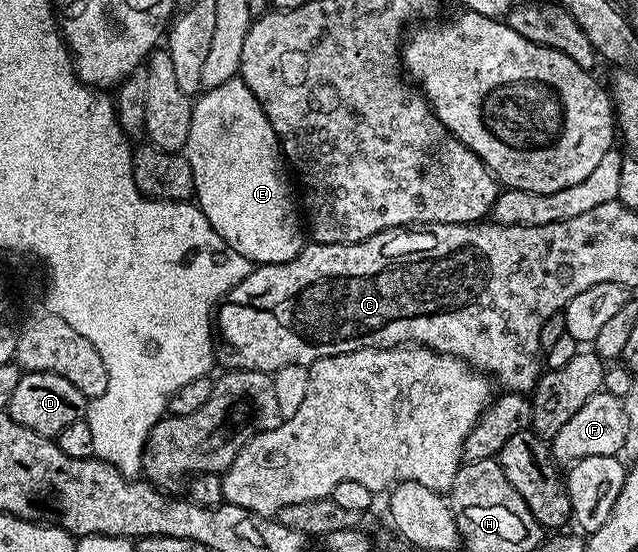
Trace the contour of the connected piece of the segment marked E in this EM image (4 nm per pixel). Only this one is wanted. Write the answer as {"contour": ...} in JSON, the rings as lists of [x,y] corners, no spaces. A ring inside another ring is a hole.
{"contour":[[[240,77],[226,80],[213,90],[204,90],[193,101],[190,136],[186,136],[182,153],[194,172],[195,205],[200,207],[206,220],[210,220],[214,232],[218,232],[218,236],[222,236],[222,240],[226,240],[234,252],[242,252],[242,256],[246,256],[253,264],[278,264],[294,260],[294,256],[304,249],[306,230],[302,225],[297,195],[296,198],[292,195],[294,182],[280,142],[262,104],[258,104],[254,92],[250,92]]]}

